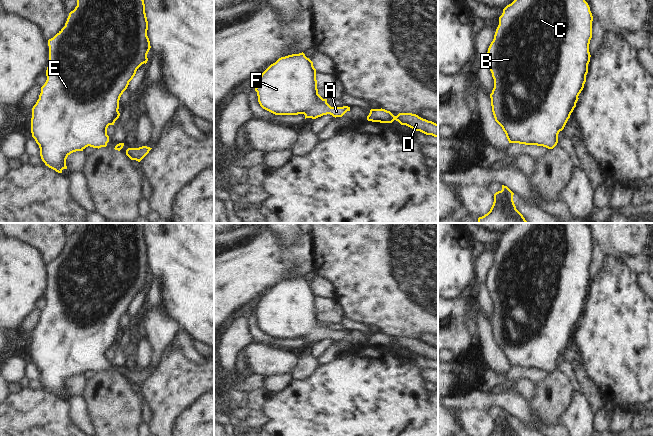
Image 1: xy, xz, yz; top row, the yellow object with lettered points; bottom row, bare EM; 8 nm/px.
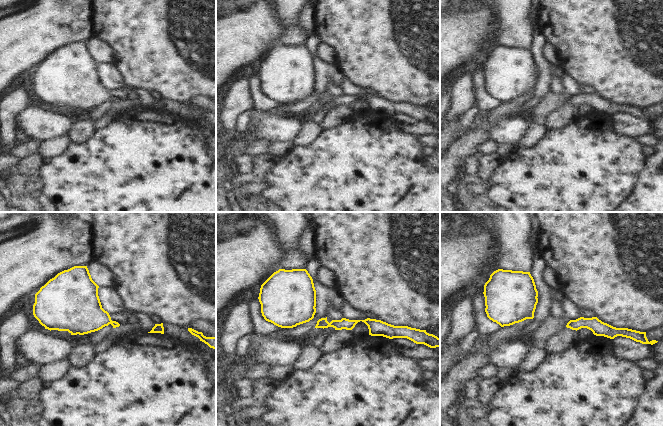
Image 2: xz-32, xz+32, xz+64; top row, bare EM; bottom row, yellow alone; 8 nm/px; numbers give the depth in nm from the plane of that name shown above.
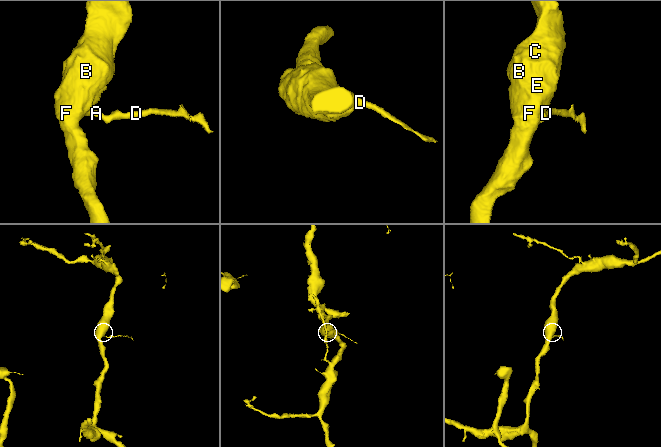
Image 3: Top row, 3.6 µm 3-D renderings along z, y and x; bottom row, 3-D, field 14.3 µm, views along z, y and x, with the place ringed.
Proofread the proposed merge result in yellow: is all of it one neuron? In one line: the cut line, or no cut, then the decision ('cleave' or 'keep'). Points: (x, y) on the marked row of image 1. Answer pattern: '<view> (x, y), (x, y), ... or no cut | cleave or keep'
no cut | keep

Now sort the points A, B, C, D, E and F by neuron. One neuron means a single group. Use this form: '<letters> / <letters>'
A B C D E F

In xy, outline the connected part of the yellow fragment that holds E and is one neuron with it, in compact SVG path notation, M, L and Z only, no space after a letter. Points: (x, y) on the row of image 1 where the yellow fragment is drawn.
M77 0L77 6L69 13L65 26L51 39L48 40L49 64L46 70L47 80L41 87L41 93L36 104L32 108L31 133L40 148L40 156L46 166L62 173L67 169L67 157L76 151L83 151L86 147L93 148L106 147L109 142L107 128L114 125L119 118L119 100L123 92L127 89L129 82L133 79L137 69L148 61L147 54L151 48L147 36L148 21L145 13L144 0Z

